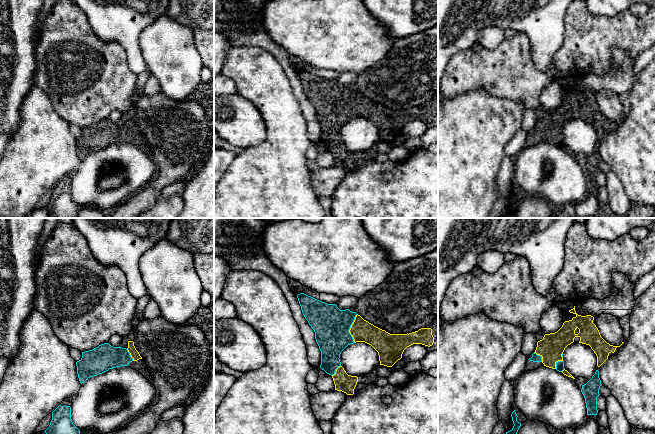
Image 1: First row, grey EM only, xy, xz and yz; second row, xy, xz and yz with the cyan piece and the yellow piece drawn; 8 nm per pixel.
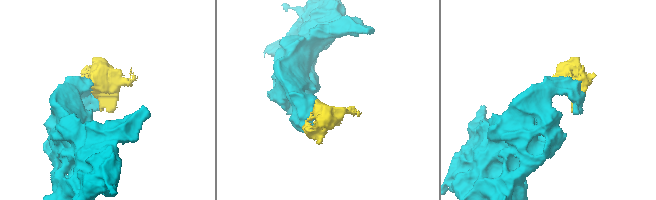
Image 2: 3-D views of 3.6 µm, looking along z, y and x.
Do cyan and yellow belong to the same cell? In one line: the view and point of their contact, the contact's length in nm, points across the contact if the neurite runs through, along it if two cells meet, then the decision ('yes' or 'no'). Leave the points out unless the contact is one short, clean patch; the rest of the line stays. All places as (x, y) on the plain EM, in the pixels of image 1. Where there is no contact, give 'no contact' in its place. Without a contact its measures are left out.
contact xz (350, 103); length 240 nm; yes

